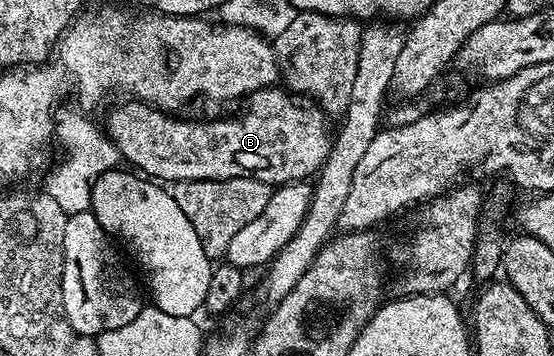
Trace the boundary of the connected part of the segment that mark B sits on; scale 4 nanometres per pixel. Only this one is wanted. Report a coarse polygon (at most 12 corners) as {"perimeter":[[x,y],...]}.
{"perimeter":[[282,87],[223,121],[126,99],[105,132],[162,183],[313,178],[331,122]]}

